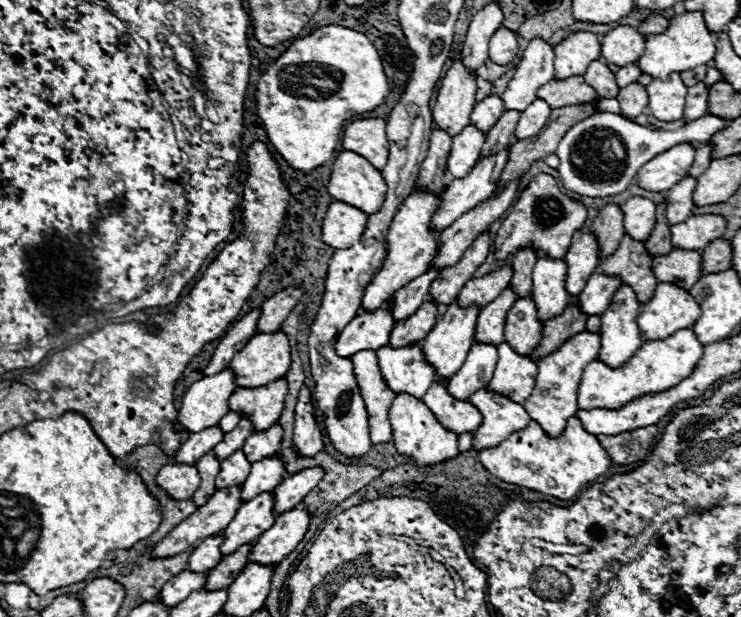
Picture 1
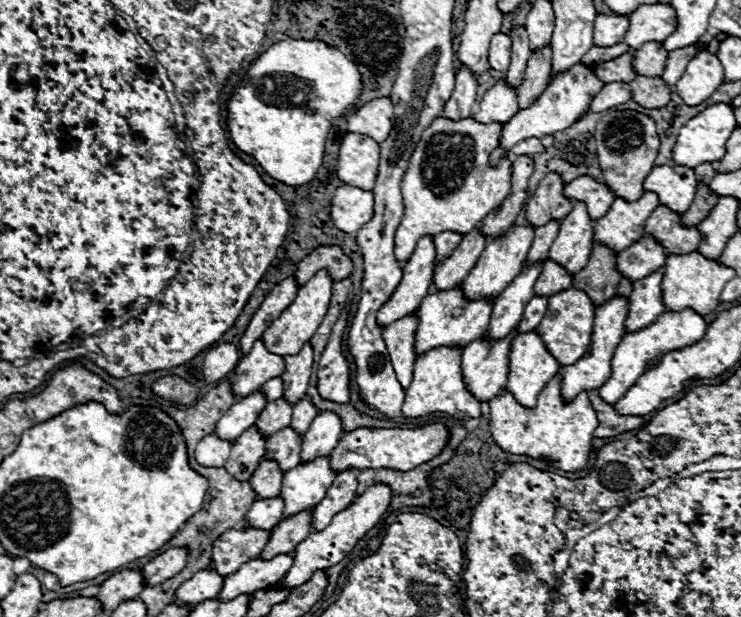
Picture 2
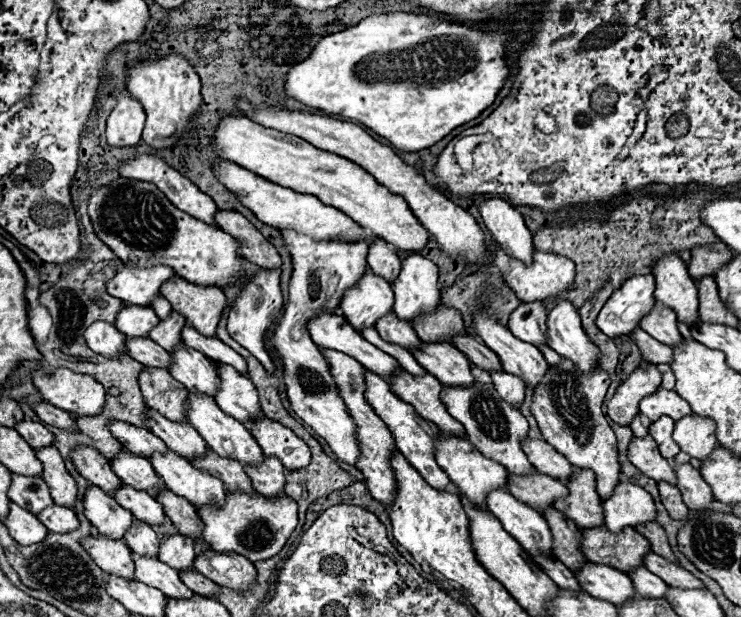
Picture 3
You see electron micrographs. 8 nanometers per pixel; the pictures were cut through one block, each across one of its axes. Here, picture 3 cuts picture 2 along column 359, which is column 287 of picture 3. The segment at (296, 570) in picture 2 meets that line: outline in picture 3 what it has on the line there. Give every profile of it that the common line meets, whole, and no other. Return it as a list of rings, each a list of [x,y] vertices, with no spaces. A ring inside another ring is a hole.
[[[226,492],[226,504],[222,508],[200,508],[198,514],[204,522],[204,540],[214,552],[236,552],[252,562],[268,560],[276,556],[298,524],[298,504],[290,496],[280,496],[278,500],[264,498],[260,494],[248,496],[240,492]]]

